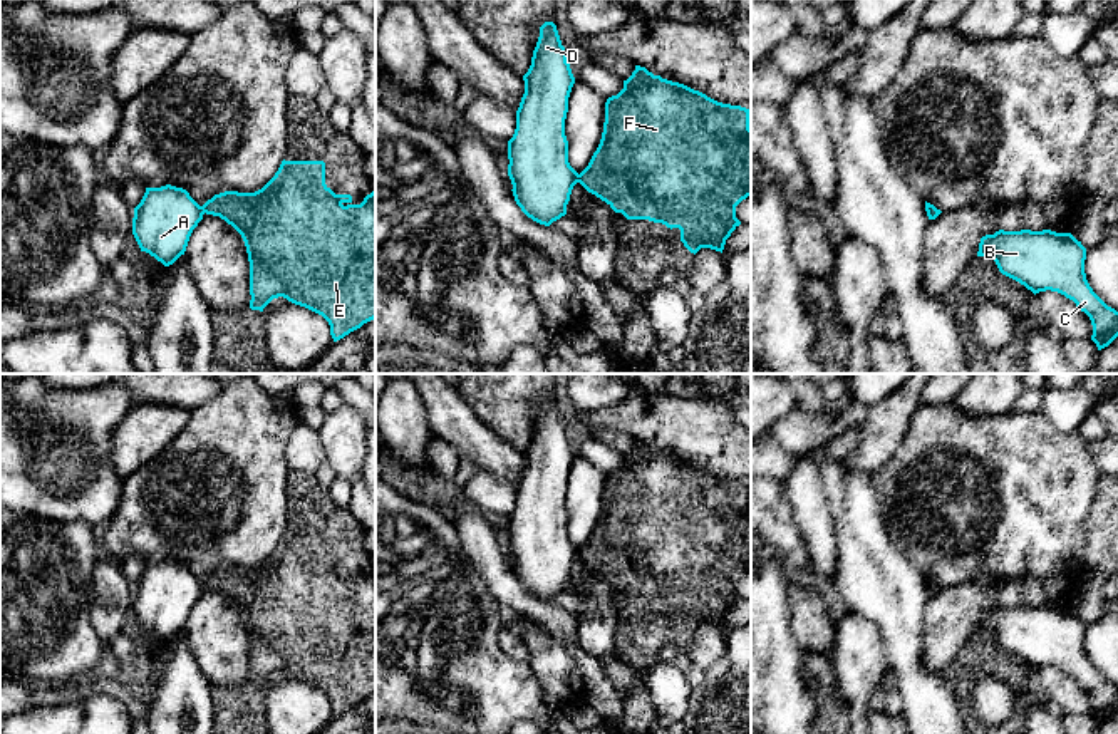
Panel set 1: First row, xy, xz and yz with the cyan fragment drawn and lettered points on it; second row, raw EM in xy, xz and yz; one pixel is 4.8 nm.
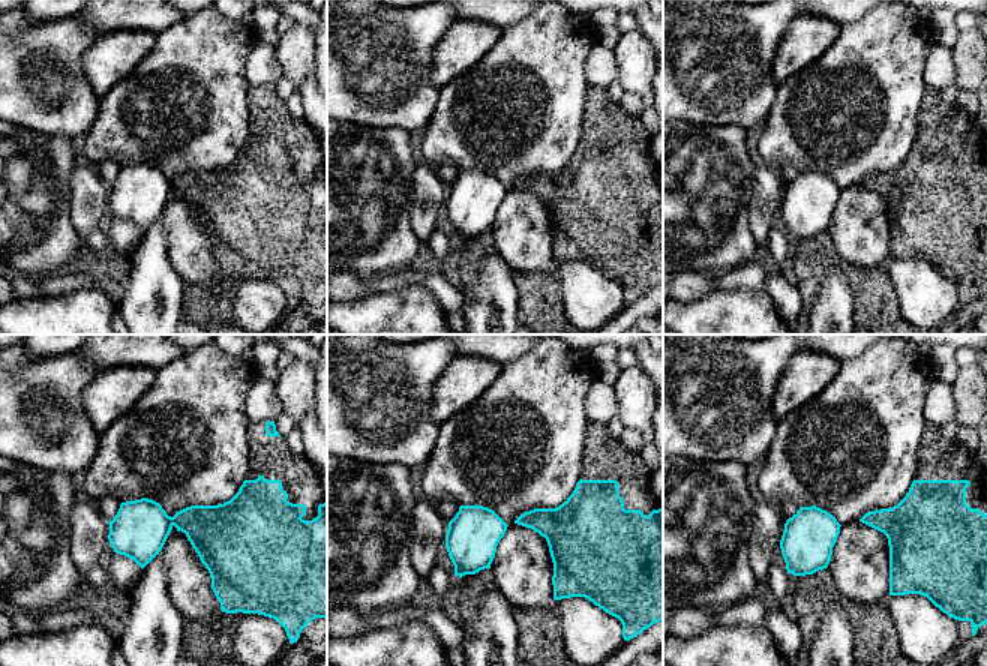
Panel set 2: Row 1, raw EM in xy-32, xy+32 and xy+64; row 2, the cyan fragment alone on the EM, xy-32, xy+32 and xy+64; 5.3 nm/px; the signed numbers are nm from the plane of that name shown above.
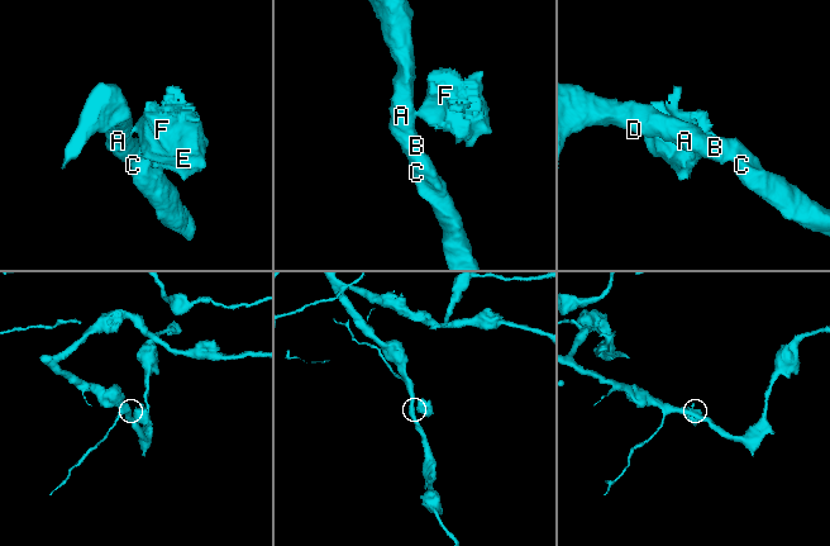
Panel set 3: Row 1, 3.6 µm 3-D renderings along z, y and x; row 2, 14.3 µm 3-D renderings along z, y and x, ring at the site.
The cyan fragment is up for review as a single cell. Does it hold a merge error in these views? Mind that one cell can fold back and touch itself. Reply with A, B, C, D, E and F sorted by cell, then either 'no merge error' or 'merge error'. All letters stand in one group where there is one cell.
A B C D / E F | merge error

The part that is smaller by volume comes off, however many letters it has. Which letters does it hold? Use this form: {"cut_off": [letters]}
{"cut_off": ["E", "F"]}

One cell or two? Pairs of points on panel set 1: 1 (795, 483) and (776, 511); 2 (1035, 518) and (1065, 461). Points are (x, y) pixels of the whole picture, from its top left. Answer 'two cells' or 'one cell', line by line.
1: two cells
2: one cell

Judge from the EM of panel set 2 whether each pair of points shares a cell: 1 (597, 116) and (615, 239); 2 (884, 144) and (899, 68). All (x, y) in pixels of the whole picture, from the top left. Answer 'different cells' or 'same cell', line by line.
1: same cell
2: same cell

